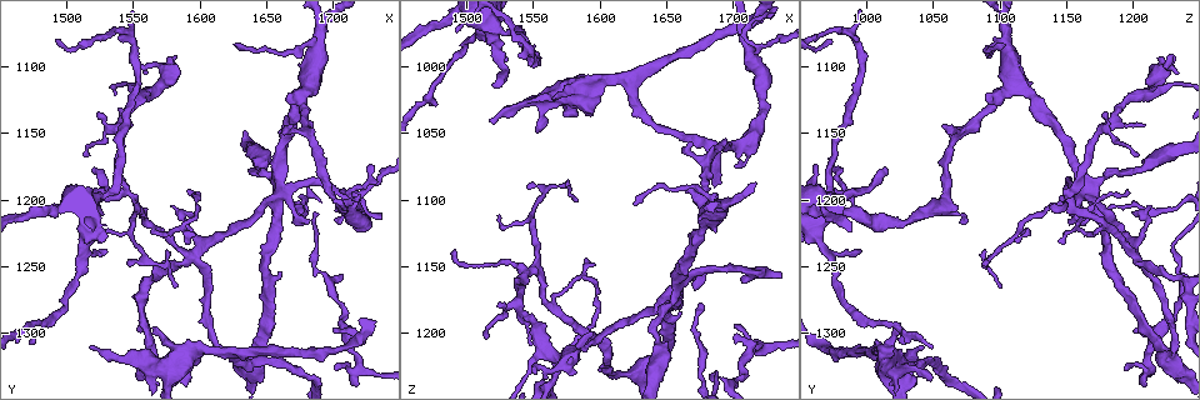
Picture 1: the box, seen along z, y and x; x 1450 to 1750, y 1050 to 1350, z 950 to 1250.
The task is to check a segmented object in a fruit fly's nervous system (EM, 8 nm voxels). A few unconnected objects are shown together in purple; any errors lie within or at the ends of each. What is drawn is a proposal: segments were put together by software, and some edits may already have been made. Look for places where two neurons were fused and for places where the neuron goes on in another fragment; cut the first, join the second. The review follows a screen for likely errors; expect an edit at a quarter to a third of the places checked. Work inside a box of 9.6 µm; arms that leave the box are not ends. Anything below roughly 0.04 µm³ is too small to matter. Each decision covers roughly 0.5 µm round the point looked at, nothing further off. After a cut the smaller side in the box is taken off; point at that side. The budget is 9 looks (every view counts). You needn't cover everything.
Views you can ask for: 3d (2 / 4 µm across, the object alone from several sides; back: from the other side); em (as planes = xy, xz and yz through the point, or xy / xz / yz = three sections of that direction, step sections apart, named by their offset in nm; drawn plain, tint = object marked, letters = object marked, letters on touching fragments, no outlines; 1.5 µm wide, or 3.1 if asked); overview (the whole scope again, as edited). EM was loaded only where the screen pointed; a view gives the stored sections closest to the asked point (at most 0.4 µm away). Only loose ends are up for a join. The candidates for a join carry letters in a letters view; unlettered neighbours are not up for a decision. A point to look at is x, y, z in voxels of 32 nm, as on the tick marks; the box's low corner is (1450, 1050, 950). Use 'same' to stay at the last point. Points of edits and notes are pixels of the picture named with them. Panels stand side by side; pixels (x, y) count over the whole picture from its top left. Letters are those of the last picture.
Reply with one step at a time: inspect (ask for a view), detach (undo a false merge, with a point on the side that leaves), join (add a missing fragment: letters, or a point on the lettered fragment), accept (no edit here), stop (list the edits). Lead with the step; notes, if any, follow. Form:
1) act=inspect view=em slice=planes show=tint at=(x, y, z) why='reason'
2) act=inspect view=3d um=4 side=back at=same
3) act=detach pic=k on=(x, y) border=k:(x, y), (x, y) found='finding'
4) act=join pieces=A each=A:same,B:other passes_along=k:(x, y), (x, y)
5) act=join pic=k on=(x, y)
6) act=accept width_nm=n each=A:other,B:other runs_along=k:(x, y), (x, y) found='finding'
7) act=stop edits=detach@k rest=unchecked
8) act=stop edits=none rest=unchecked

act=inspect view=3d um=2 at=(1554, 1206, 1154) why='arms part here'

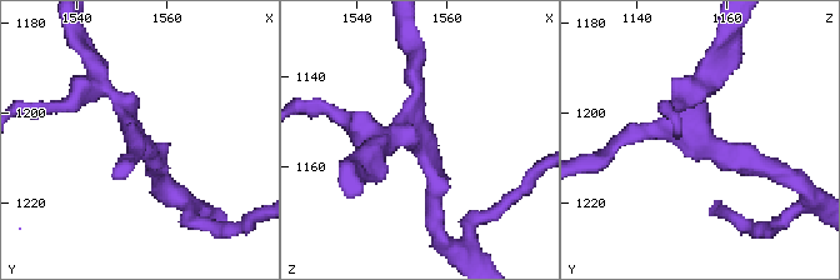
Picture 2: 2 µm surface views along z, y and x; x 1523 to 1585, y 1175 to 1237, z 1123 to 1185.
act=inspect view=em slice=yz step=4 show=plain at=(1554, 1207, 1155) why='shape alone is not enough'

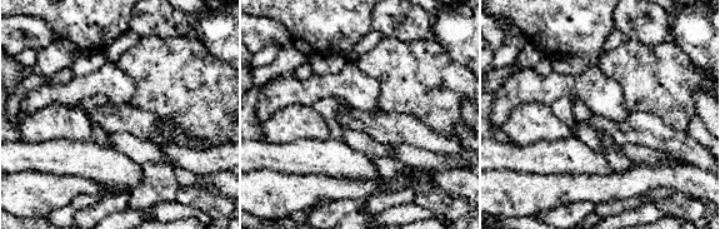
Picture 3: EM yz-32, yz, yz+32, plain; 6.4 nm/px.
act=inspect view=em slice=yz step=4 show=letters at=same

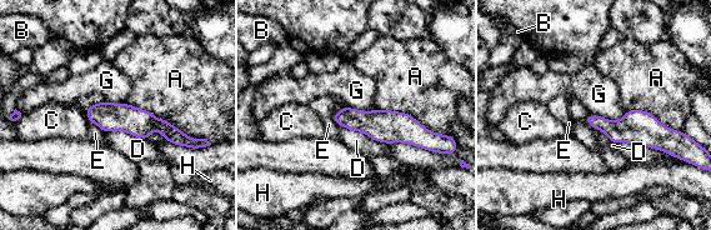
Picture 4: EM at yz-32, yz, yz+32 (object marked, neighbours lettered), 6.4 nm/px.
act=accept each=A:other,B:other,C:other,D:other,E:other,G:other,H:other border=4:(130, 104), (199, 139) found='all the same neuron'

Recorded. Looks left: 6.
act=inspect view=em slice=planes show=tint at=(1594, 1242, 1200) why='a fork'

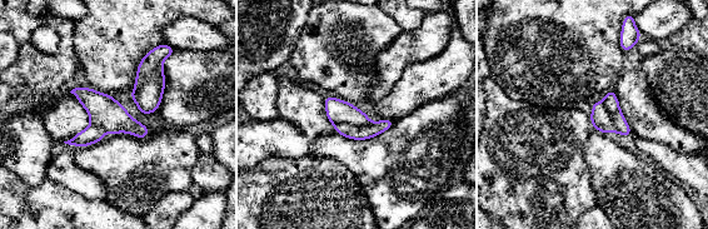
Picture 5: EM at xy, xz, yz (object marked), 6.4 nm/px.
act=inspect view=em slice=planes show=letters at=same why='see the neighbours'

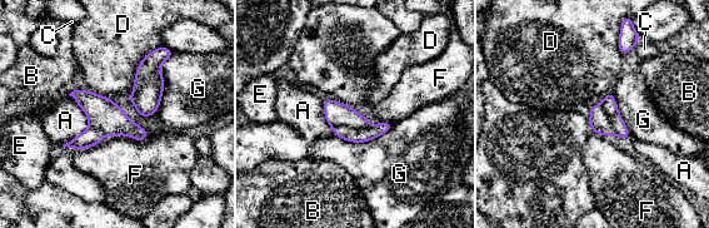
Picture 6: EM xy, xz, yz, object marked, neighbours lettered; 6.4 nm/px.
act=detach pic=6 on=(364, 134) each=A:other,B:other,C:other,D:other,E:other,F:other,G:other part_leaving=6:(388, 125), (367, 134), (336, 132) found='two neurons meet here'

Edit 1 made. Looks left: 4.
act=inspect view=3d um=4 at=(1702, 1328, 1194) why='branch stops here'

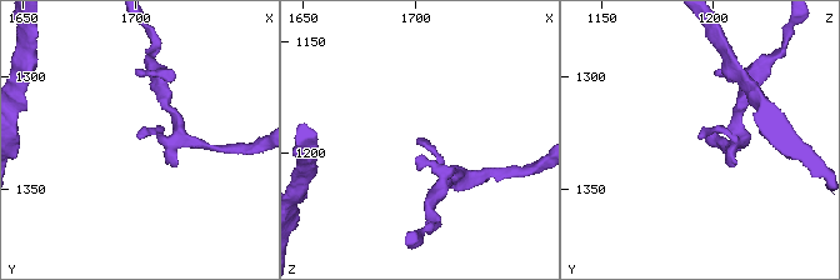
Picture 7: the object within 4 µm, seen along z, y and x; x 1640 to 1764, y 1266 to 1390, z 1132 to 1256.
act=inspect view=em slice=planes show=letters at=(1700, 1327, 1195)

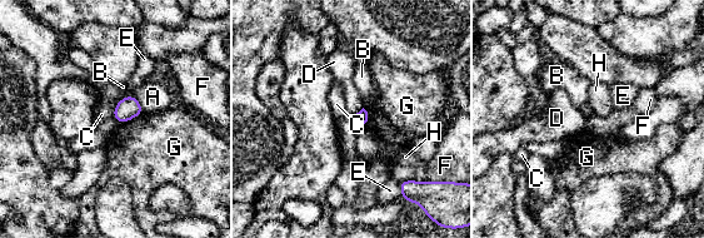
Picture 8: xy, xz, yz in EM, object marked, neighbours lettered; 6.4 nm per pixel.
act=accept each=A:other,B:other,C:other,D:other,E:other,F:other,G:other,H:other border=8:(114, 108), (111, 115) found='no lettered fragment goes on from it'

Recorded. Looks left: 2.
act=stop edits=detach@6 rest=unchecked

